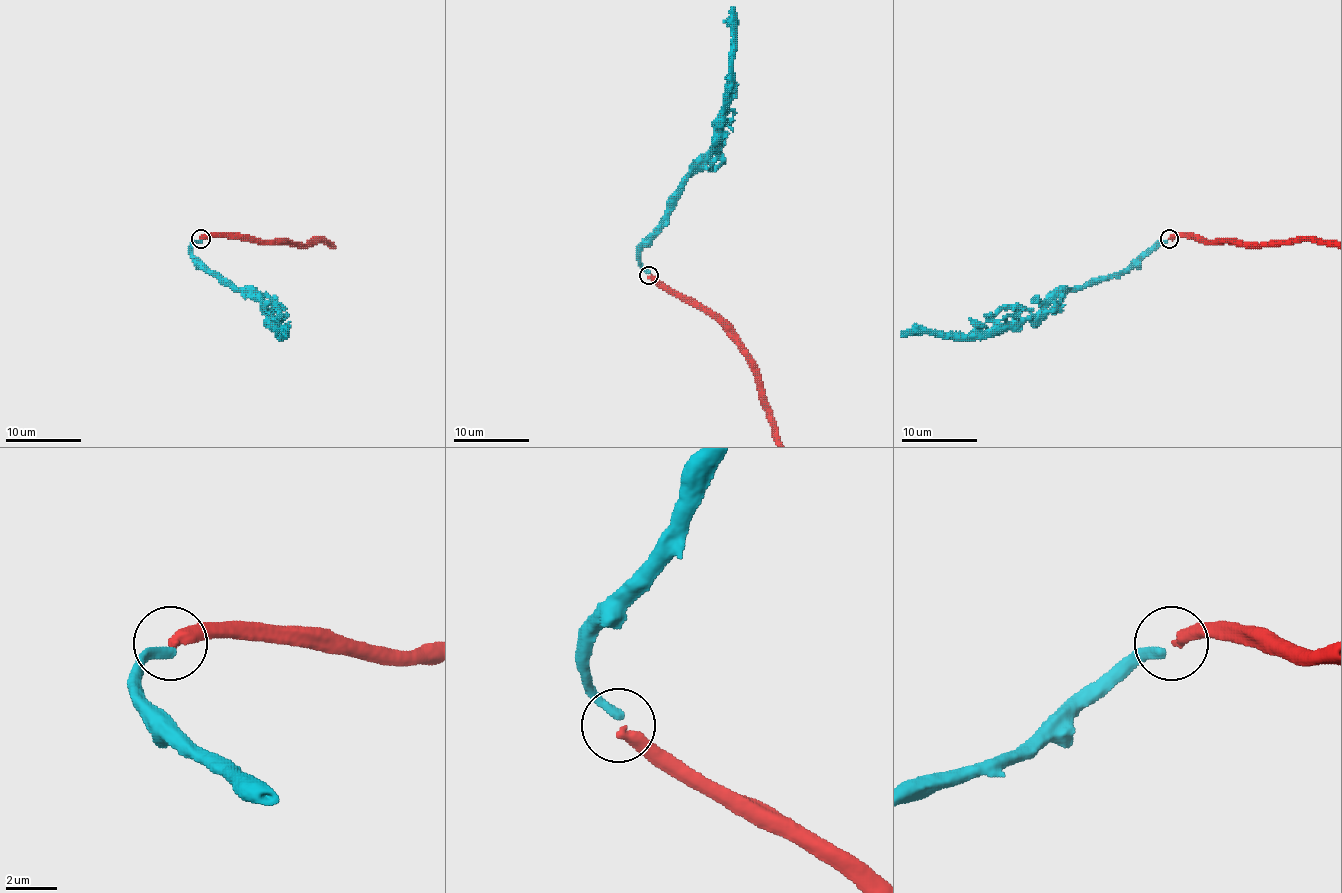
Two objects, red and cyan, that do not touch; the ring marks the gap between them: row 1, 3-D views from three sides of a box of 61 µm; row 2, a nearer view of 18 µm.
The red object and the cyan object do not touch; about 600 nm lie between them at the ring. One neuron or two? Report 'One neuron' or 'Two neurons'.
Two neurons

